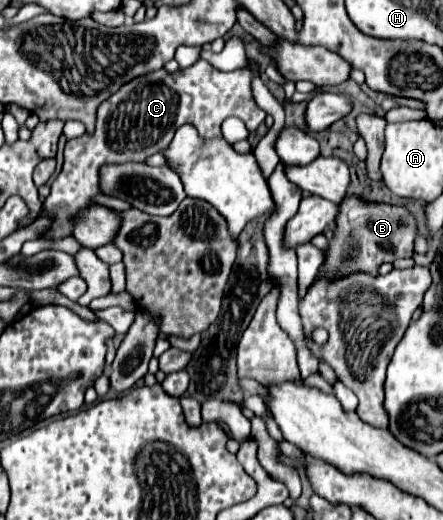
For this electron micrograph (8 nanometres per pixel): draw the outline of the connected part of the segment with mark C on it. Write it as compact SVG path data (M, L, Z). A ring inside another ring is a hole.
M199 59L187 69L179 69L175 73L165 73L159 69L123 85L115 95L101 103L97 111L95 135L83 135L67 141L63 169L53 181L51 193L41 207L41 213L51 215L51 225L39 239L57 241L73 235L73 221L77 213L95 205L93 197L105 195L101 193L99 183L101 167L125 161L145 163L153 153L169 147L173 133L183 123L191 123L203 139L221 139L221 123L227 117L237 115L249 133L255 133L267 117L267 113L253 99L251 83L255 75L259 75L259 63L253 59L249 59L243 69L229 73L223 73L209 61Z

